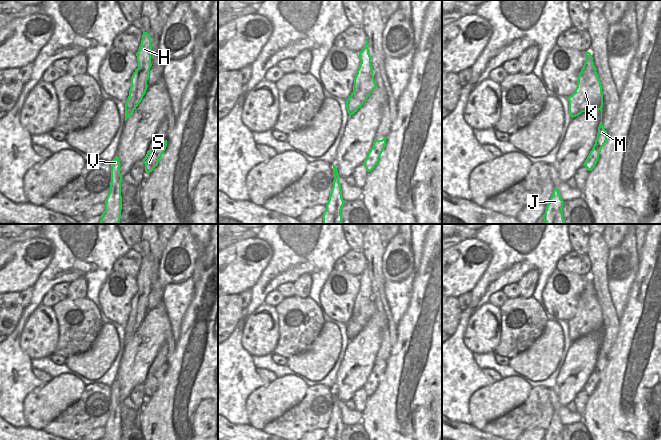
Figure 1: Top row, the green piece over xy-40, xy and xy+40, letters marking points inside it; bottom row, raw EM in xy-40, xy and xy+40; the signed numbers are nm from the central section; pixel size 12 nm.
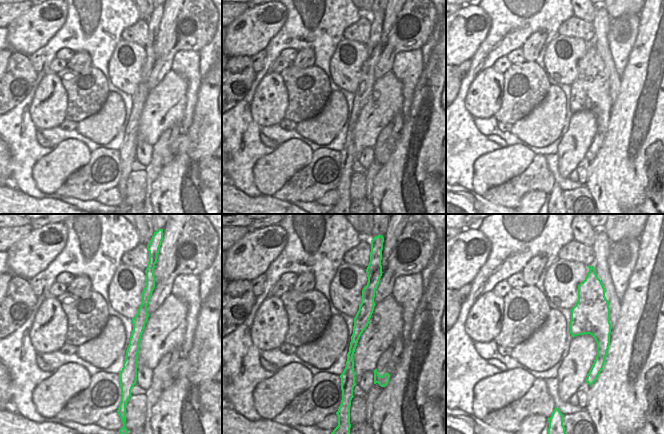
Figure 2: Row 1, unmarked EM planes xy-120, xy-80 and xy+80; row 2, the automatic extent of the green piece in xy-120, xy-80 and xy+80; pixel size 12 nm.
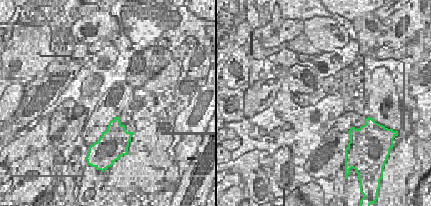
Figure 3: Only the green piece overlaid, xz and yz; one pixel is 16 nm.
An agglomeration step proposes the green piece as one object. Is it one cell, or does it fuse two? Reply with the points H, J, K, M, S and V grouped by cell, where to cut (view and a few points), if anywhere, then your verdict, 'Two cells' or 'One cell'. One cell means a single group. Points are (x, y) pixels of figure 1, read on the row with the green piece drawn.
Groups: H J V / K M S. Split along xy (372, 75), (358, 91), (353, 92). Two cells.

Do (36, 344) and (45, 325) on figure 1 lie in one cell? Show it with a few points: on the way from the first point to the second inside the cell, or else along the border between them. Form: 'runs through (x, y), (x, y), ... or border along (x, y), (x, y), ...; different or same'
runs through (39, 339), (41, 330); same

